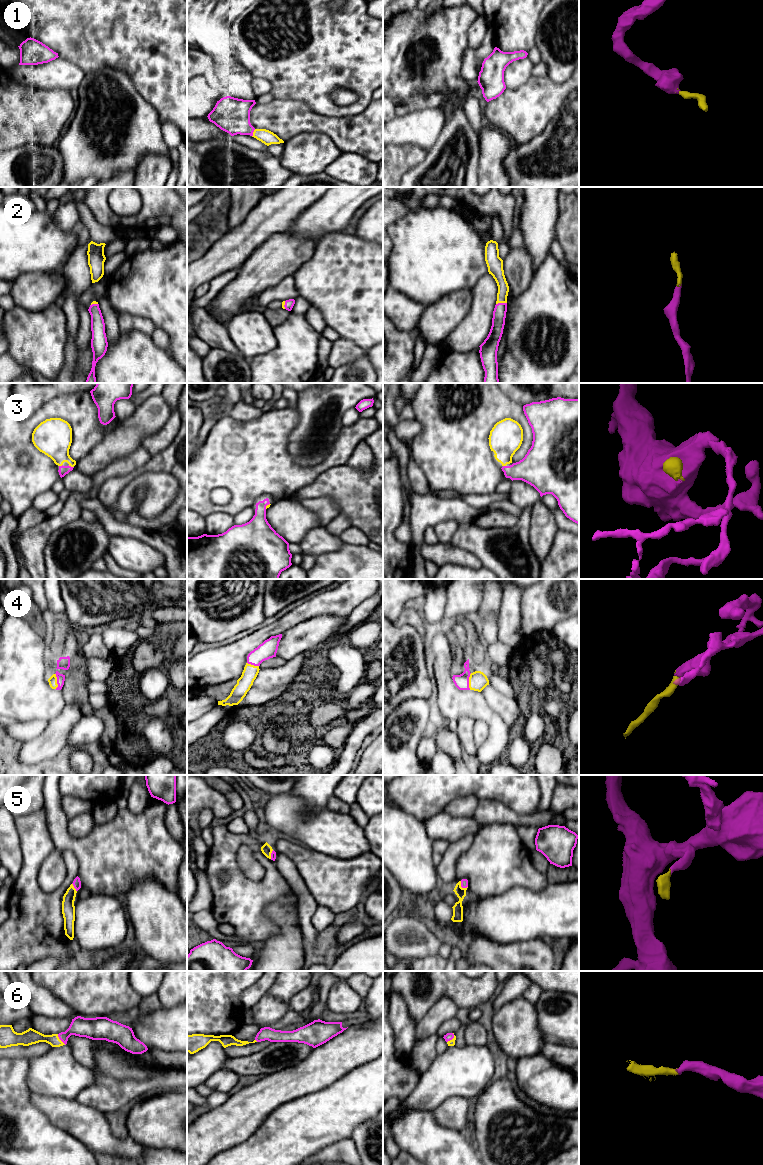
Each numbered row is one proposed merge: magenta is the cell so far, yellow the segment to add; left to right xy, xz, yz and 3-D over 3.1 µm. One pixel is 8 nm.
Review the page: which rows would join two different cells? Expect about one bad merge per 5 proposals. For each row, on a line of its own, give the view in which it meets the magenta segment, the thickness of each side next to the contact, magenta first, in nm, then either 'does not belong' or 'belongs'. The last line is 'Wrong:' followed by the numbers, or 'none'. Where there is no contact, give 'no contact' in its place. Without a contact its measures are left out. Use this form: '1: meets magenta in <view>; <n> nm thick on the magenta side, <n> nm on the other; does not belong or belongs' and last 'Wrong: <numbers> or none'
1: meets magenta in xz; 280 nm thick on the magenta side, 120 nm on the other; belongs
2: meets magenta in yz; 110 nm thick on the magenta side, 100 nm on the other; belongs
3: meets magenta in xy; 80 nm thick on the magenta side, 280 nm on the other; belongs
4: meets magenta in yz; 120 nm thick on the magenta side, 150 nm on the other; belongs
5: meets magenta in xy; 70 nm thick on the magenta side, 110 nm on the other; belongs
6: meets magenta in xy; 160 nm thick on the magenta side, 120 nm on the other; belongs
Wrong: none

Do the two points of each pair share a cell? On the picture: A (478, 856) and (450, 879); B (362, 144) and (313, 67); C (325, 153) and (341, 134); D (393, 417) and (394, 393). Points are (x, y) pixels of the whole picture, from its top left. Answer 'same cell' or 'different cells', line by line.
A: different cells
B: different cells
C: different cells
D: same cell

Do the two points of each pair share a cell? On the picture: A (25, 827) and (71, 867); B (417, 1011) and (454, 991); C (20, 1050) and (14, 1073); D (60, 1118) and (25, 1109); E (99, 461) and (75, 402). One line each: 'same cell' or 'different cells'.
A: same cell
B: same cell
C: different cells
D: different cells
E: different cells

